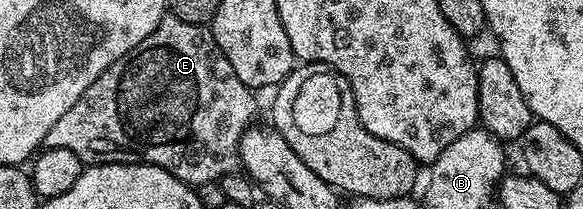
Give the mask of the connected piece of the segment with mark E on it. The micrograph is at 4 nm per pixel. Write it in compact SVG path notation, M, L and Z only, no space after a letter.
M171 16L160 19L156 27L153 28L146 37L134 48L130 48L114 64L110 64L93 82L86 88L86 92L74 105L62 116L58 116L58 122L46 132L44 146L47 148L70 148L74 156L78 156L85 164L103 164L105 162L143 162L145 166L157 166L166 172L170 172L178 180L187 182L189 186L195 188L204 182L215 182L225 173L224 154L228 154L237 149L240 135L249 125L250 117L256 112L256 98L253 91L238 76L234 76L234 68L230 68L230 60L222 56L218 44L212 38L211 29L204 26L195 26L189 22L183 22Z

